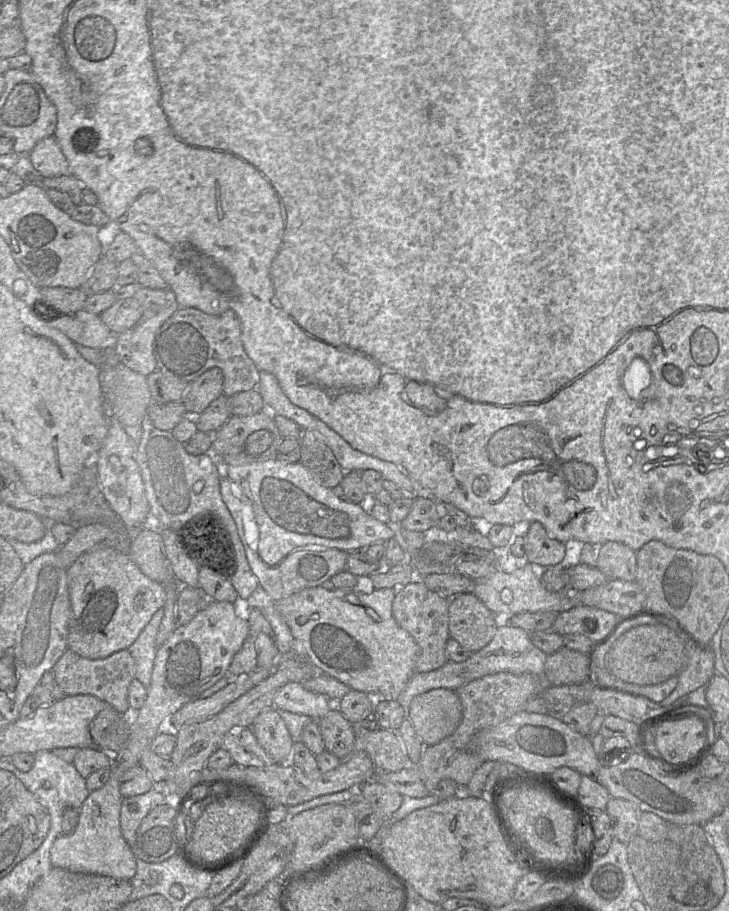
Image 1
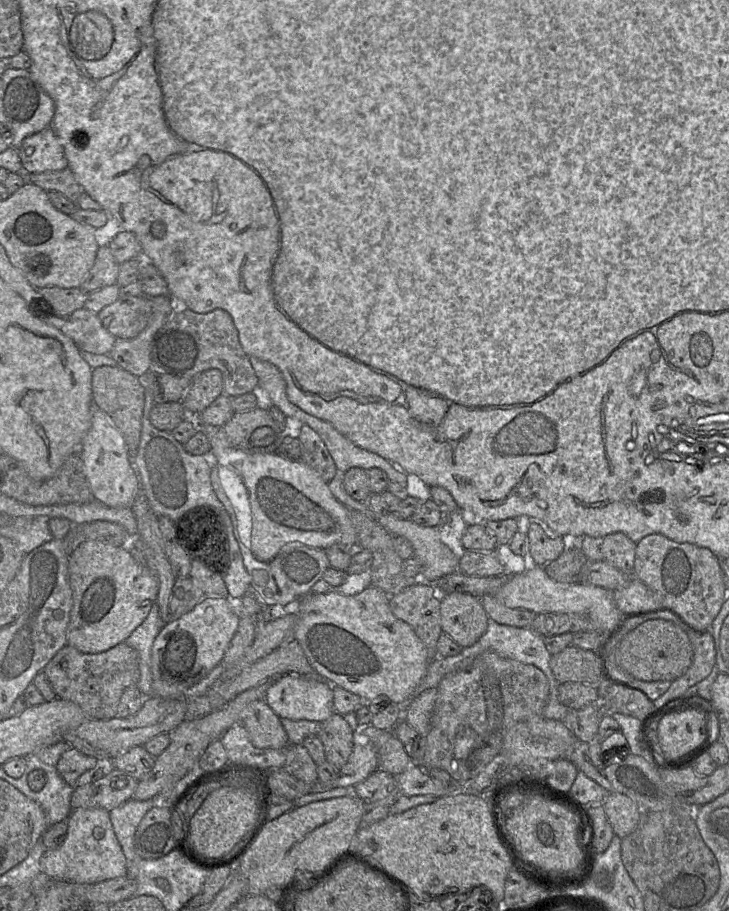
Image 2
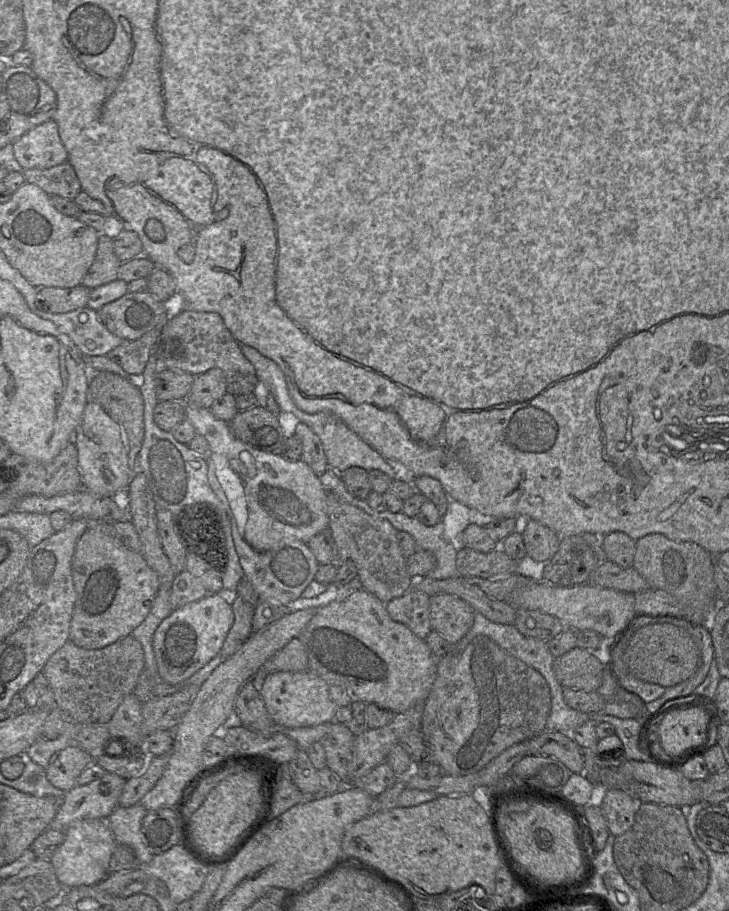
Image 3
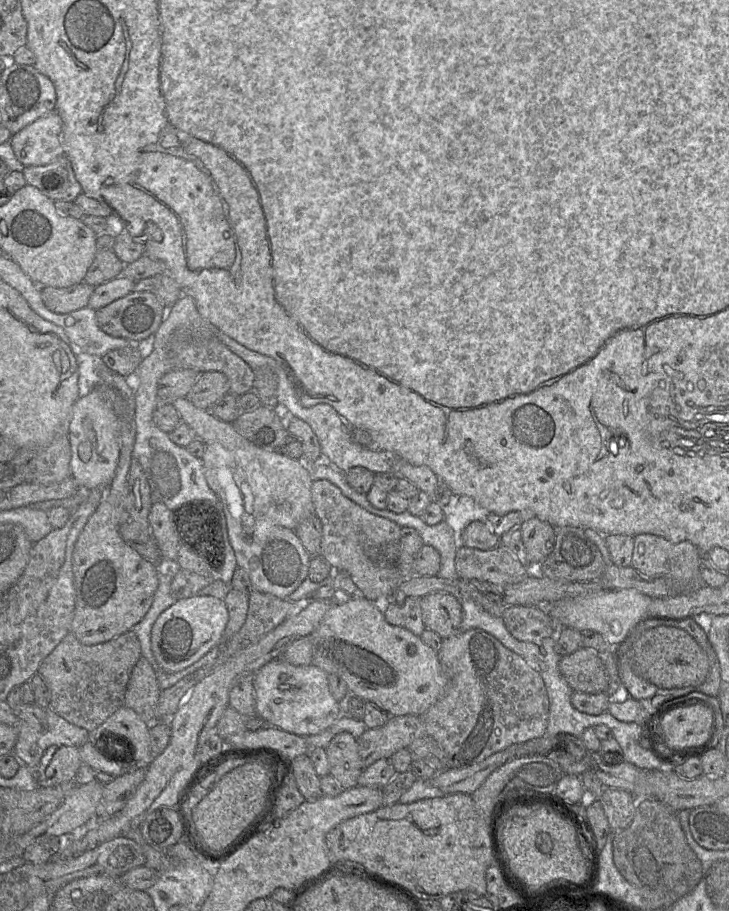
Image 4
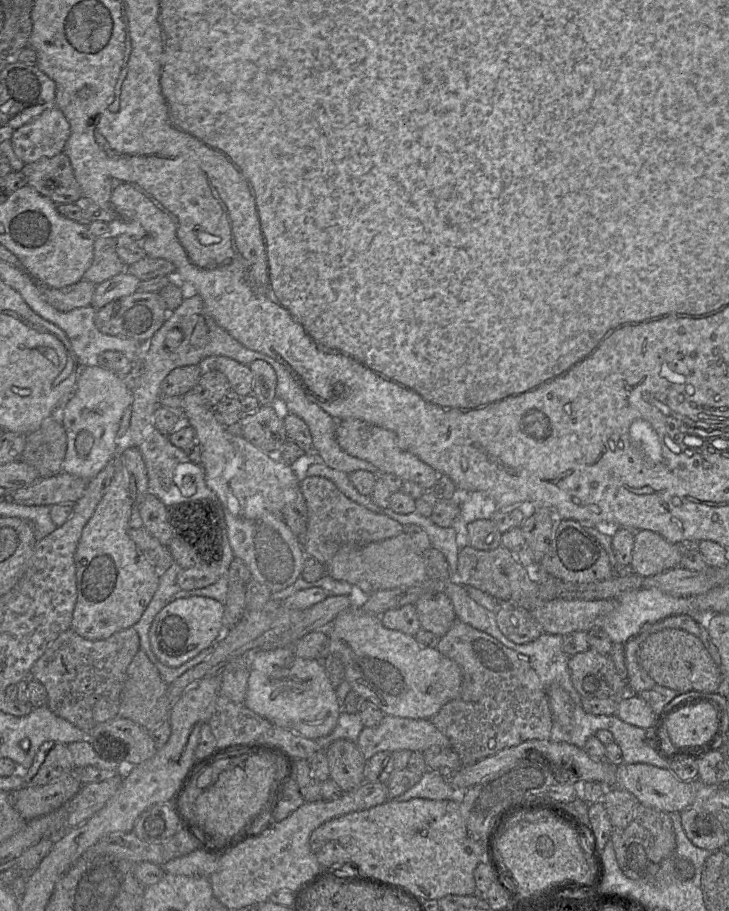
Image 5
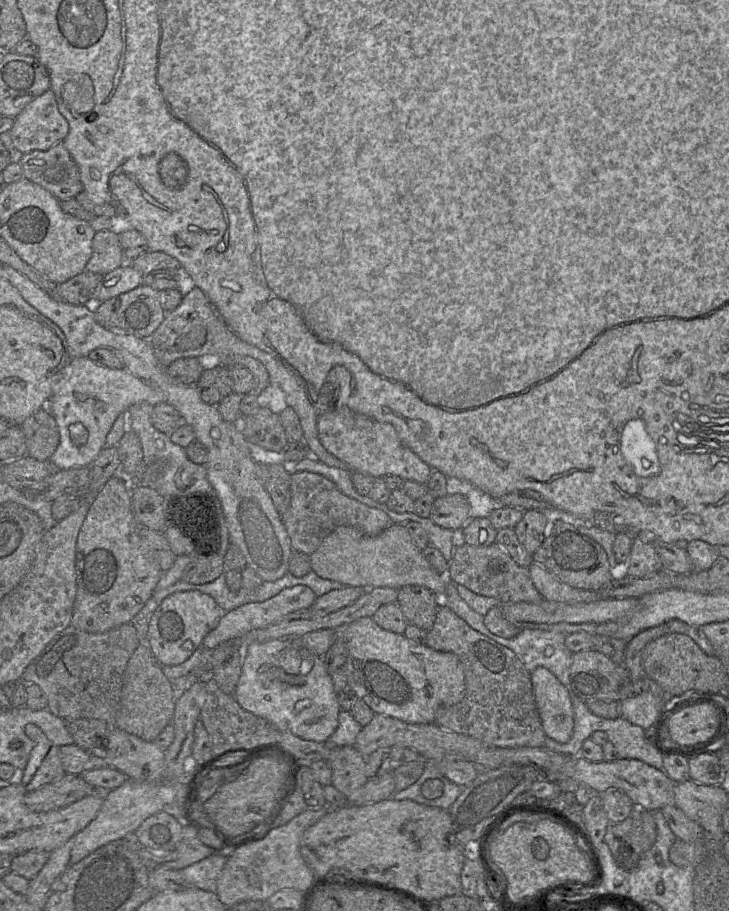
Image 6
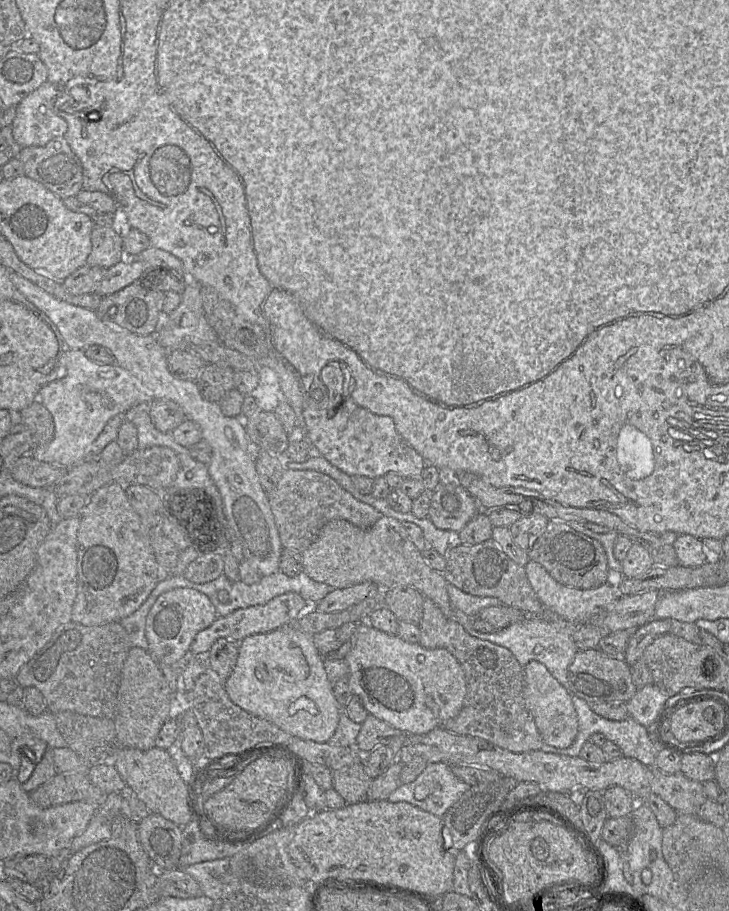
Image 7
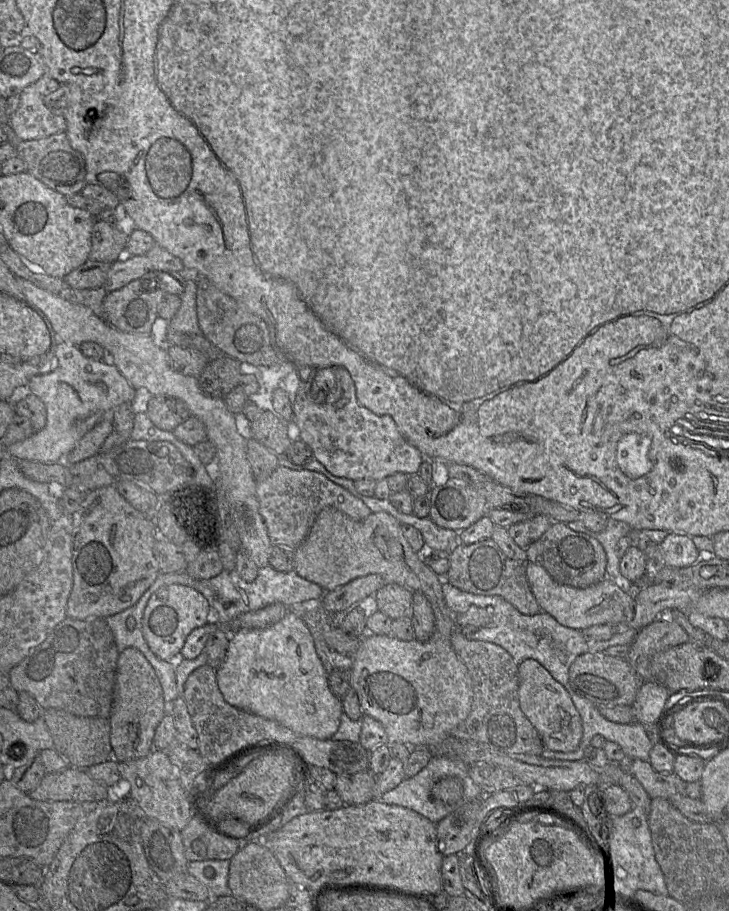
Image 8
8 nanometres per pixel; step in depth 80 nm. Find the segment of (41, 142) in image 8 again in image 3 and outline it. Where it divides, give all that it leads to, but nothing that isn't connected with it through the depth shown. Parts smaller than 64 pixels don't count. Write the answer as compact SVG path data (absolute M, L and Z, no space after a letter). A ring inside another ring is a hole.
M66 161L48 169L25 169L26 182L38 185L49 195L74 200L82 191L73 166Z

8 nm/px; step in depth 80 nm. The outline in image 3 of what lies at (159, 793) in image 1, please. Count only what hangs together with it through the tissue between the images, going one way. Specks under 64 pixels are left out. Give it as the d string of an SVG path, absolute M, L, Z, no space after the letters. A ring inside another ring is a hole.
M137 803L130 807L118 806L108 817L118 844L126 845L134 851L138 866L149 863L157 855L150 852L141 829L147 812L143 805Z

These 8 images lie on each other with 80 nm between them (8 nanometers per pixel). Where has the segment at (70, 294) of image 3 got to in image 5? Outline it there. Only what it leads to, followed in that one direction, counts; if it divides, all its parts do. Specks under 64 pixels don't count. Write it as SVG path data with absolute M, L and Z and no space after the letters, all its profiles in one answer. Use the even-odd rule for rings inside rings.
M81 279L63 288L51 288L41 282L38 282L38 287L51 306L59 311L68 312L91 305L96 285L86 279Z

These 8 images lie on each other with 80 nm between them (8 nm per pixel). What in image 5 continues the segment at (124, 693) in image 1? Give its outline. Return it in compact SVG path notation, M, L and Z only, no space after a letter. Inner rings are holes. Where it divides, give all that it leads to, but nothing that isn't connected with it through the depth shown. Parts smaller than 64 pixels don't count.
M133 627L104 640L88 640L69 629L62 633L36 661L30 671L30 678L44 685L48 694L47 705L55 715L83 731L90 731L95 726L118 716L127 670L139 650L140 637Z

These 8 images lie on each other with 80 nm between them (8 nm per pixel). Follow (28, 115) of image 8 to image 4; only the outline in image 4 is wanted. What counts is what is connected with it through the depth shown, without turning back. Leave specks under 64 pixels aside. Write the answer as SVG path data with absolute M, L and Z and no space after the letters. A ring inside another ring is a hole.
M56 110L38 118L10 138L16 158L24 166L41 166L64 155L63 121Z

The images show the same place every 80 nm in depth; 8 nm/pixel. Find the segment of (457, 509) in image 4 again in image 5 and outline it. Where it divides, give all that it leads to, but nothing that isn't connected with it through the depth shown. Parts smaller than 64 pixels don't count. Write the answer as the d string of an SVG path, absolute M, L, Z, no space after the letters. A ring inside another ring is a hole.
M457 488L451 500L460 507L460 513L452 524L456 532L456 544L460 549L468 545L467 525L475 520L490 519L498 511L498 505L484 492Z

